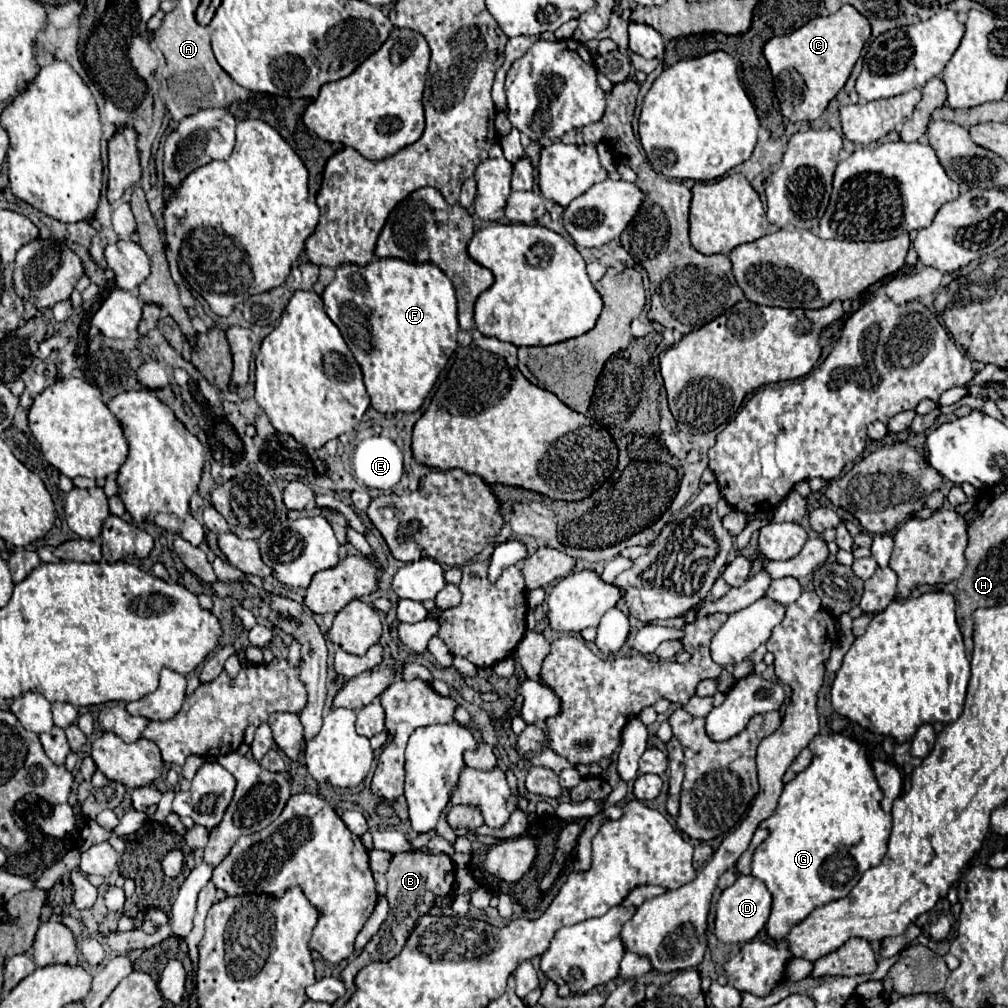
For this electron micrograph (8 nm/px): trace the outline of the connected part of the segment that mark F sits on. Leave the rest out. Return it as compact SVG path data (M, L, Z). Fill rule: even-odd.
M373 258L367 266L343 264L335 272L335 280L325 288L321 298L327 316L341 330L341 336L361 366L371 406L383 414L417 412L457 348L459 324L451 280L435 264L409 264L397 258Z

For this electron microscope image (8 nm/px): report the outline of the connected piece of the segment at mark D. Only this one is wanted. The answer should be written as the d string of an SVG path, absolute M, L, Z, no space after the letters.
M739 876L733 886L723 890L715 908L715 936L727 944L743 944L755 938L757 932L767 924L771 914L771 894L755 876Z

